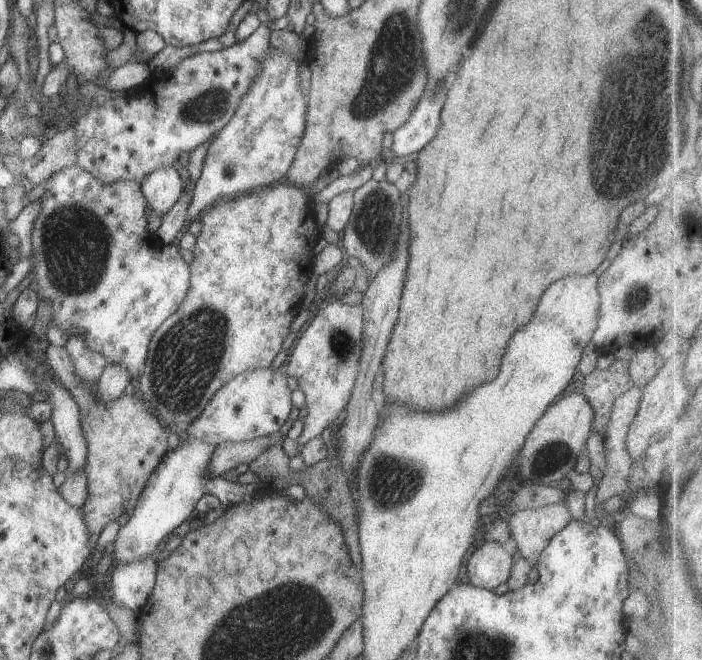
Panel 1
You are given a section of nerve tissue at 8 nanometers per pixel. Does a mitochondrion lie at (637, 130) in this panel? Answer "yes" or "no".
yes

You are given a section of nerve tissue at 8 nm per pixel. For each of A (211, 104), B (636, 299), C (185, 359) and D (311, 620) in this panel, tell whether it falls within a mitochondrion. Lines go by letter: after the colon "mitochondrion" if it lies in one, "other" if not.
A: mitochondrion
B: mitochondrion
C: mitochondrion
D: mitochondrion

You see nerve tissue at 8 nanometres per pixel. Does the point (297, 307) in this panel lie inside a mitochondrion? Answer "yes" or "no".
no

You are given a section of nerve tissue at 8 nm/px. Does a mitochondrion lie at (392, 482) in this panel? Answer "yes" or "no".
yes

